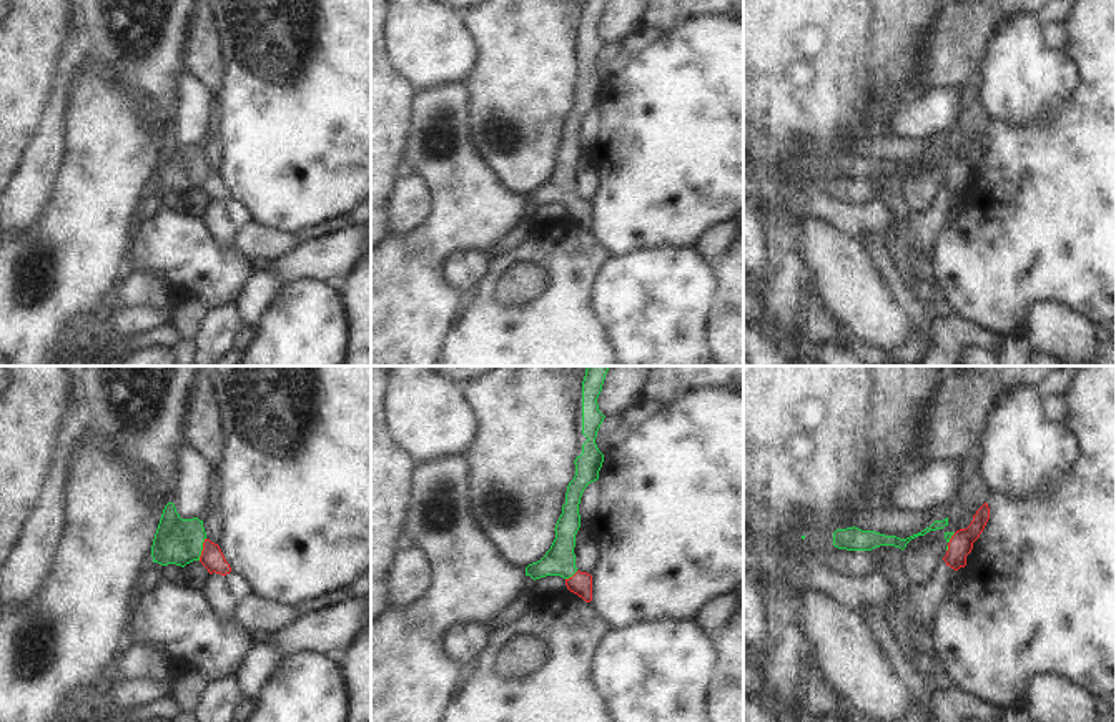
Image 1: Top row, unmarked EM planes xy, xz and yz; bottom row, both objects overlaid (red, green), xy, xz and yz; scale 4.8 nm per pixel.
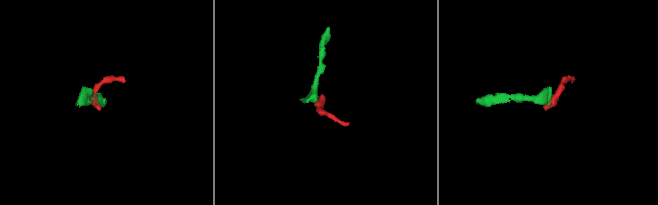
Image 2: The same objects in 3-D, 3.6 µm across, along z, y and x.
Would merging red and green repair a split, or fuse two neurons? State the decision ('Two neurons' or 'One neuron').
One neuron.

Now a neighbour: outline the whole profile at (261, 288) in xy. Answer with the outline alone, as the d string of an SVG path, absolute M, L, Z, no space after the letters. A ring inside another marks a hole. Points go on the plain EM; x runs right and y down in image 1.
M254 256L254 265L254 273L235 301L241 324L254 324L284 286L284 283L271 273L269 261Z

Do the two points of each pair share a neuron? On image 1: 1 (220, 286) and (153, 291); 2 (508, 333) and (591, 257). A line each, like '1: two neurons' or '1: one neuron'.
1: two neurons
2: one neuron

